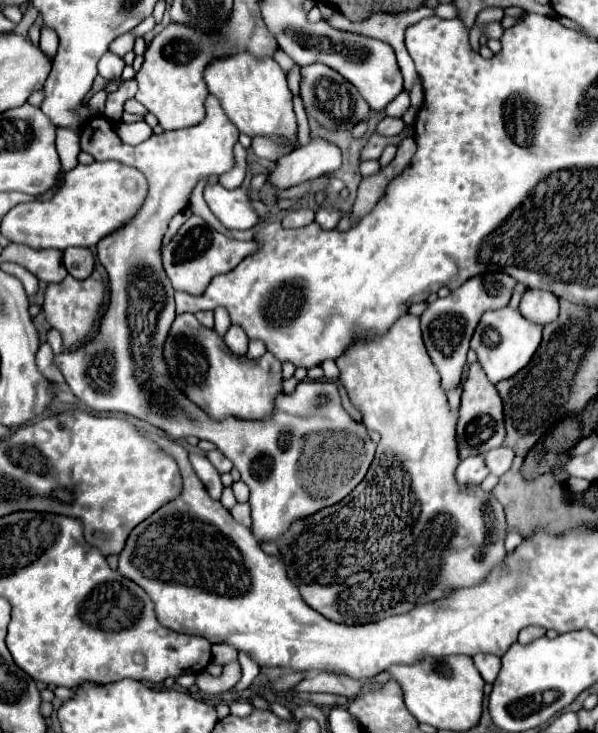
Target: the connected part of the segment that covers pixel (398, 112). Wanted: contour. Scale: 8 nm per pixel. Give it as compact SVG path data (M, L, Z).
M403 91L403 93L399 93L399 95L385 107L385 111L387 111L387 115L391 115L391 117L403 117L403 113L405 113L409 107L410 95L407 91Z

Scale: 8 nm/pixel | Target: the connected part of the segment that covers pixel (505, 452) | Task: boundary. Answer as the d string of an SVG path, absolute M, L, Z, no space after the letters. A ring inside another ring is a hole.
M495 447L491 451L487 451L485 459L487 459L487 467L491 469L493 475L501 477L503 473L507 473L511 469L515 453L509 447Z

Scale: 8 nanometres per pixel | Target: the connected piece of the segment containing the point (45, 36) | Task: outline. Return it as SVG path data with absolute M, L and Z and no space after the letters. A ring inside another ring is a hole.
M43 25L43 27L41 27L41 49L51 57L51 55L57 53L57 45L59 45L57 33L55 33L51 27Z

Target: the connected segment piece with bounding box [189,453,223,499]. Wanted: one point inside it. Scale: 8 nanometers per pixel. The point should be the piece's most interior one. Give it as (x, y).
(205, 471)

